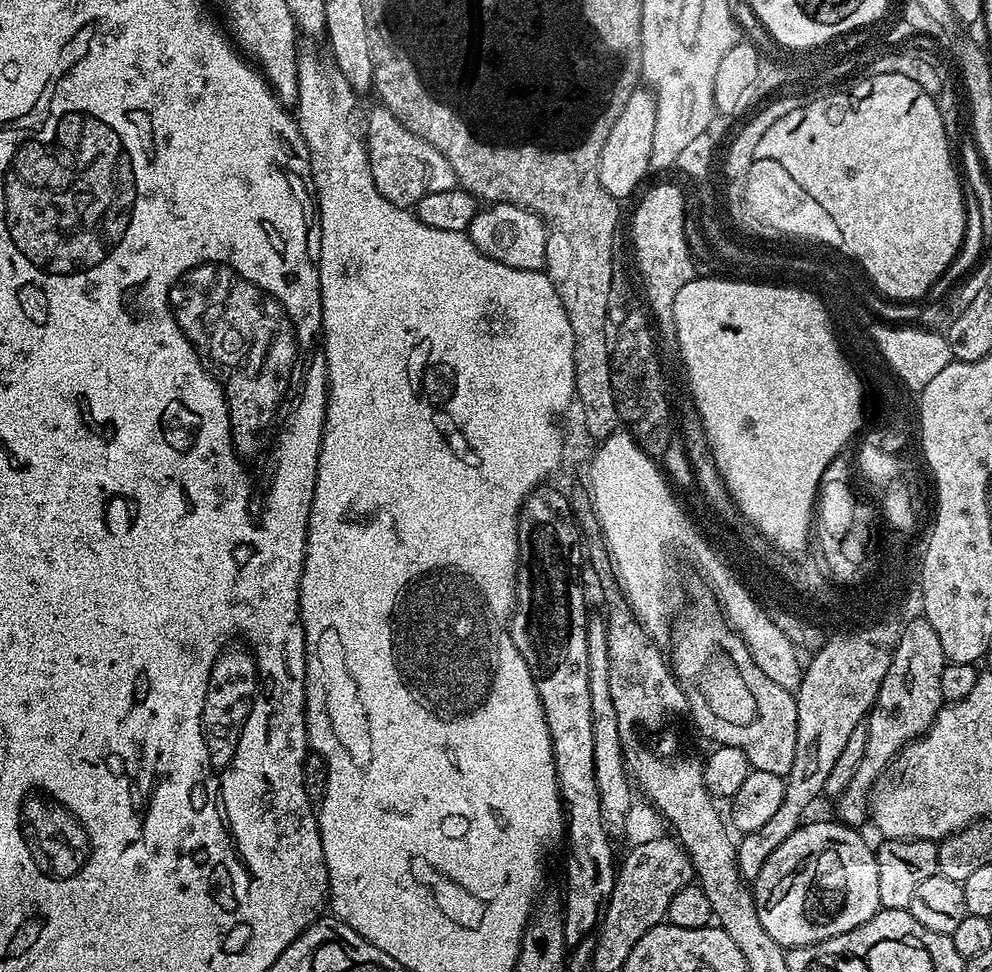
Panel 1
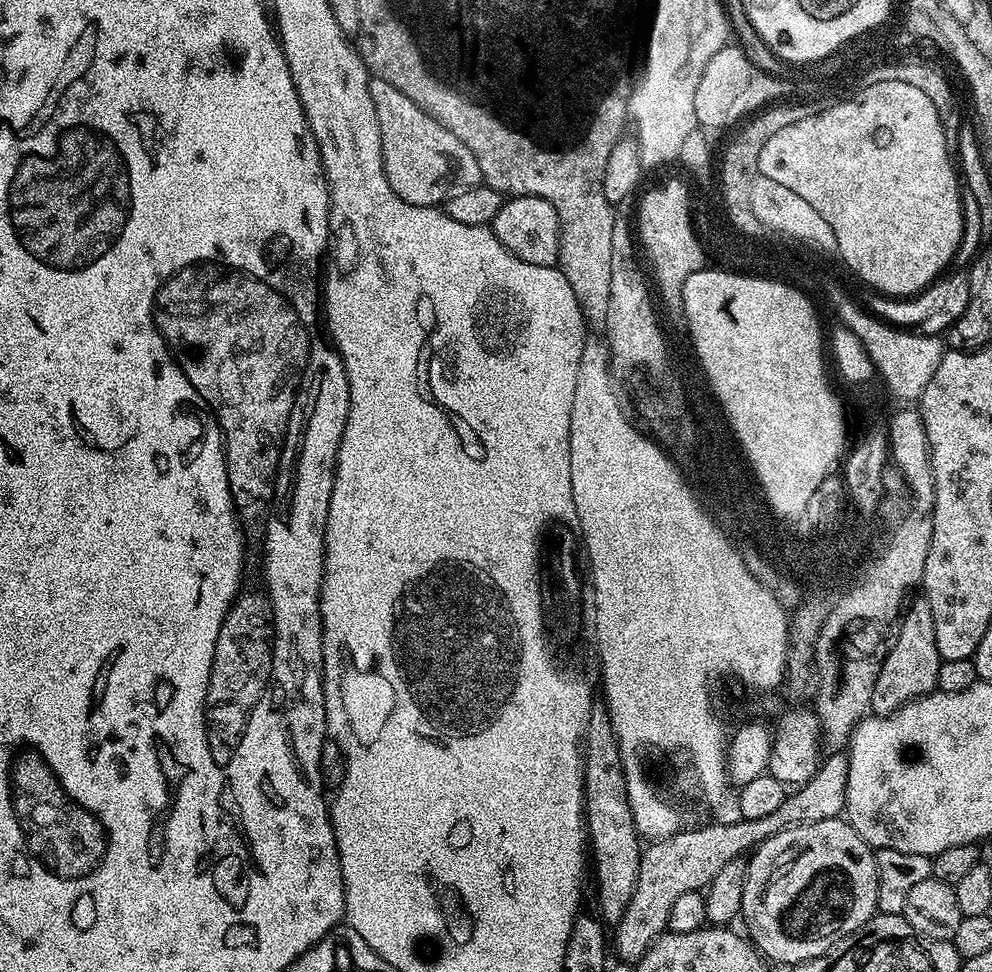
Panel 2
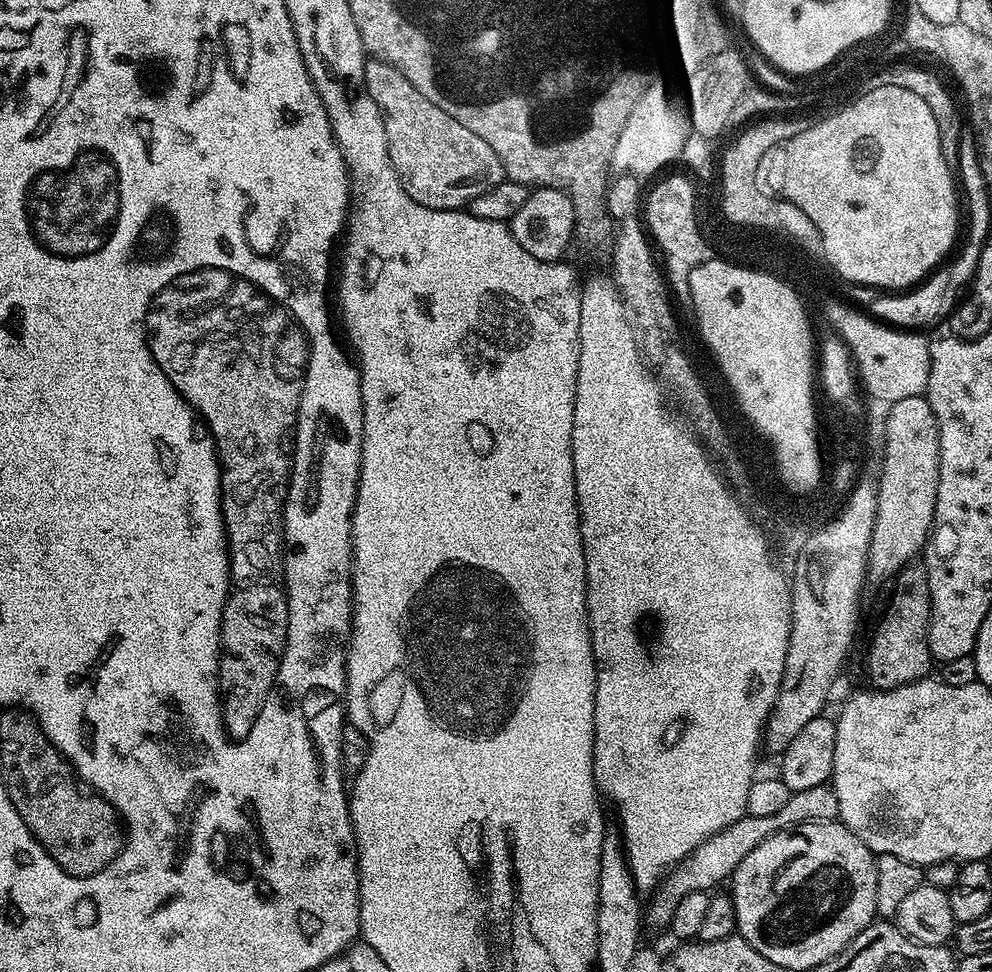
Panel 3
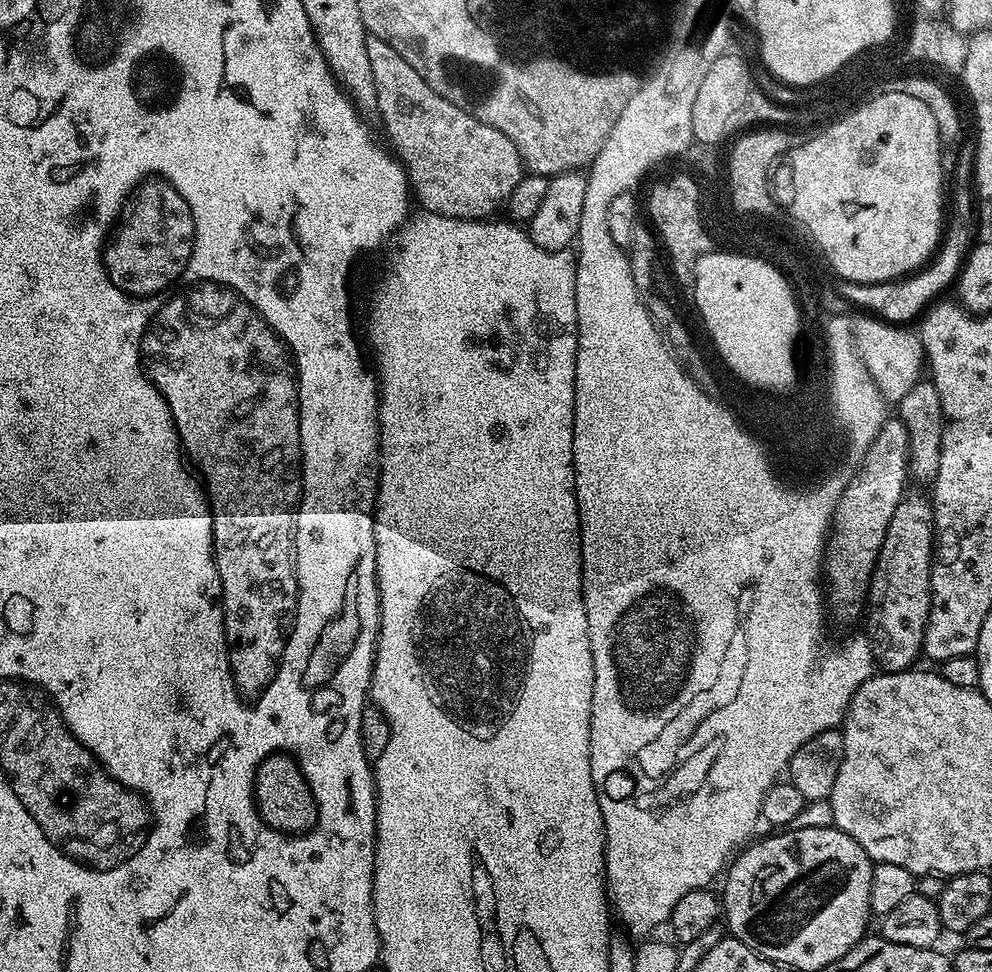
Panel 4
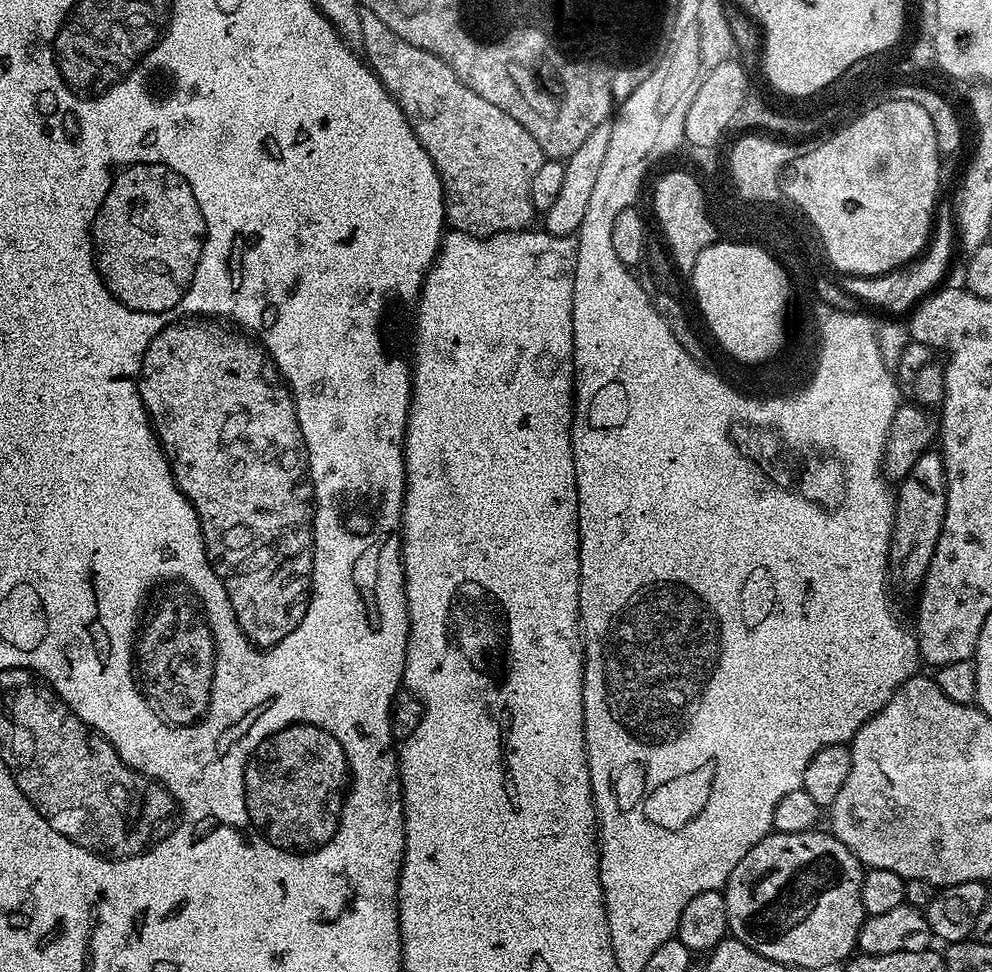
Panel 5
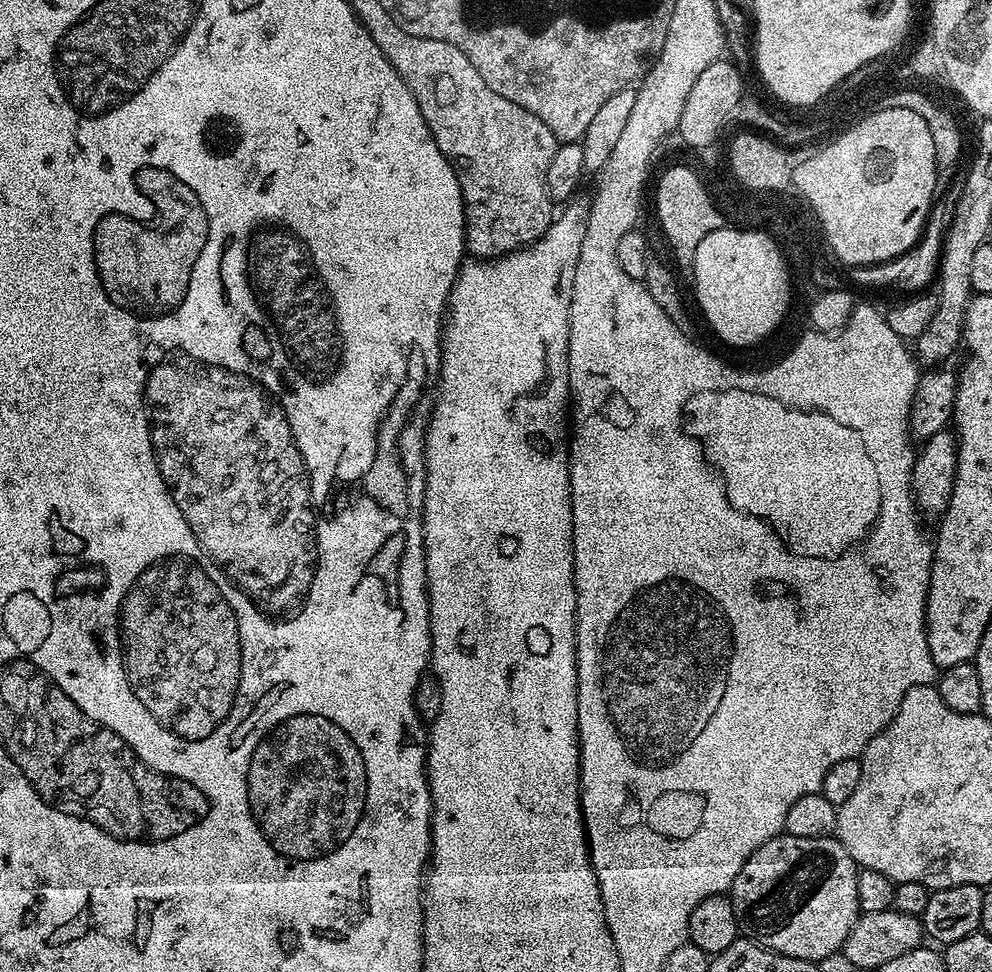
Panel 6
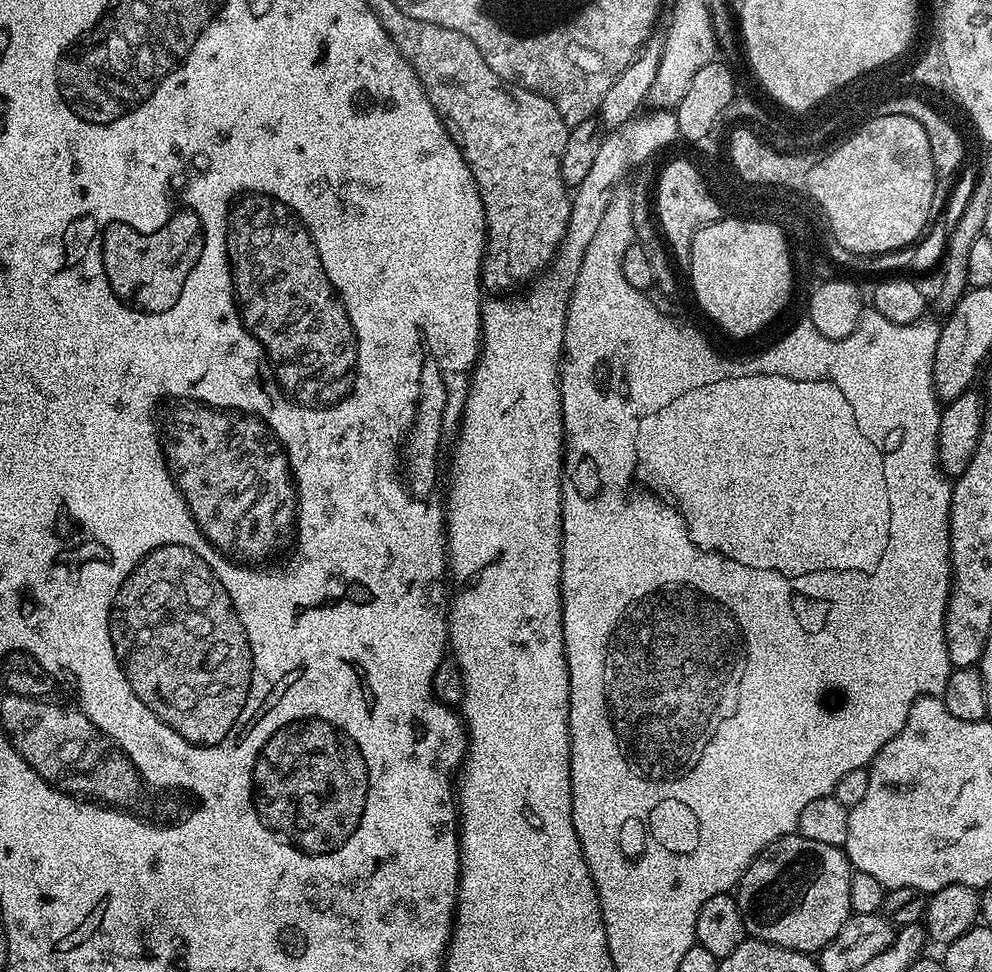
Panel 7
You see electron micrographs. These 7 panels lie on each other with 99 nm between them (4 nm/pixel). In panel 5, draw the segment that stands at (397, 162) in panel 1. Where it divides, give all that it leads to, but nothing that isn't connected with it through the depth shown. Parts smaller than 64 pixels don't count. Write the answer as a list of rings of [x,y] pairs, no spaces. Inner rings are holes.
[[[365,7],[360,8],[358,44],[364,47],[362,56],[368,67],[398,102],[418,142],[422,142],[422,150],[426,150],[438,170],[444,187],[447,223],[455,231],[482,237],[531,229],[532,216],[537,215],[536,207],[532,204],[532,183],[534,174],[538,174],[546,159],[542,146],[534,142],[534,134],[530,134],[522,122],[514,122],[506,110],[498,110],[498,106],[494,106],[494,102],[486,102],[482,94],[474,94],[474,90],[461,82],[445,60],[406,42],[406,38],[398,38],[398,34],[394,34],[394,30],[390,30],[390,26],[378,18],[378,14]]]

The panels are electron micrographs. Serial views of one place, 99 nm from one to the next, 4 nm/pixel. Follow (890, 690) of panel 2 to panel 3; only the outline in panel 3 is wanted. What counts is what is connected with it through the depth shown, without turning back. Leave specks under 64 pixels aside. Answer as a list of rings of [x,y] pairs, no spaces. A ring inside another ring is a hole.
[[[920,566],[900,569],[891,577],[892,593],[888,596],[889,612],[880,620],[868,644],[868,676],[876,690],[897,688],[915,680],[923,680],[934,668],[928,645],[928,620],[932,617],[932,599],[928,574]]]

